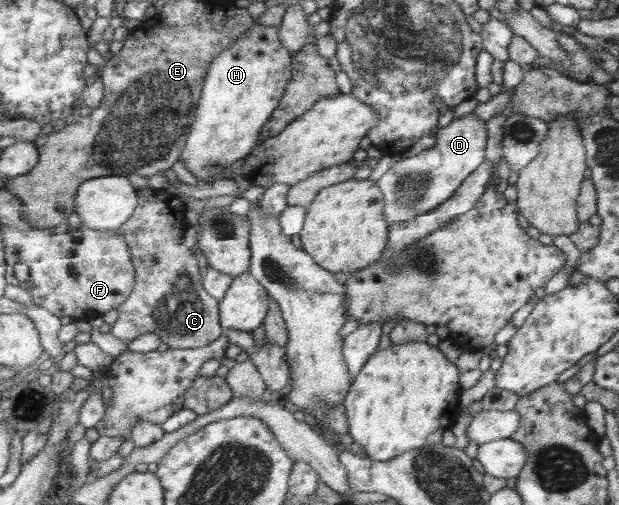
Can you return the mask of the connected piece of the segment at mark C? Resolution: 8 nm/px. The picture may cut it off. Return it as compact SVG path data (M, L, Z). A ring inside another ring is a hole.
M147 186L138 190L139 204L135 214L124 226L121 227L122 235L129 244L132 262L137 272L137 285L129 298L121 305L118 319L111 326L110 333L122 340L129 349L139 335L155 333L162 339L164 348L169 349L194 349L209 346L224 335L226 330L221 326L219 301L206 291L203 283L203 273L198 267L198 257L192 249L180 244L182 224L186 223L183 213L187 207L179 195L167 190L158 190Z

